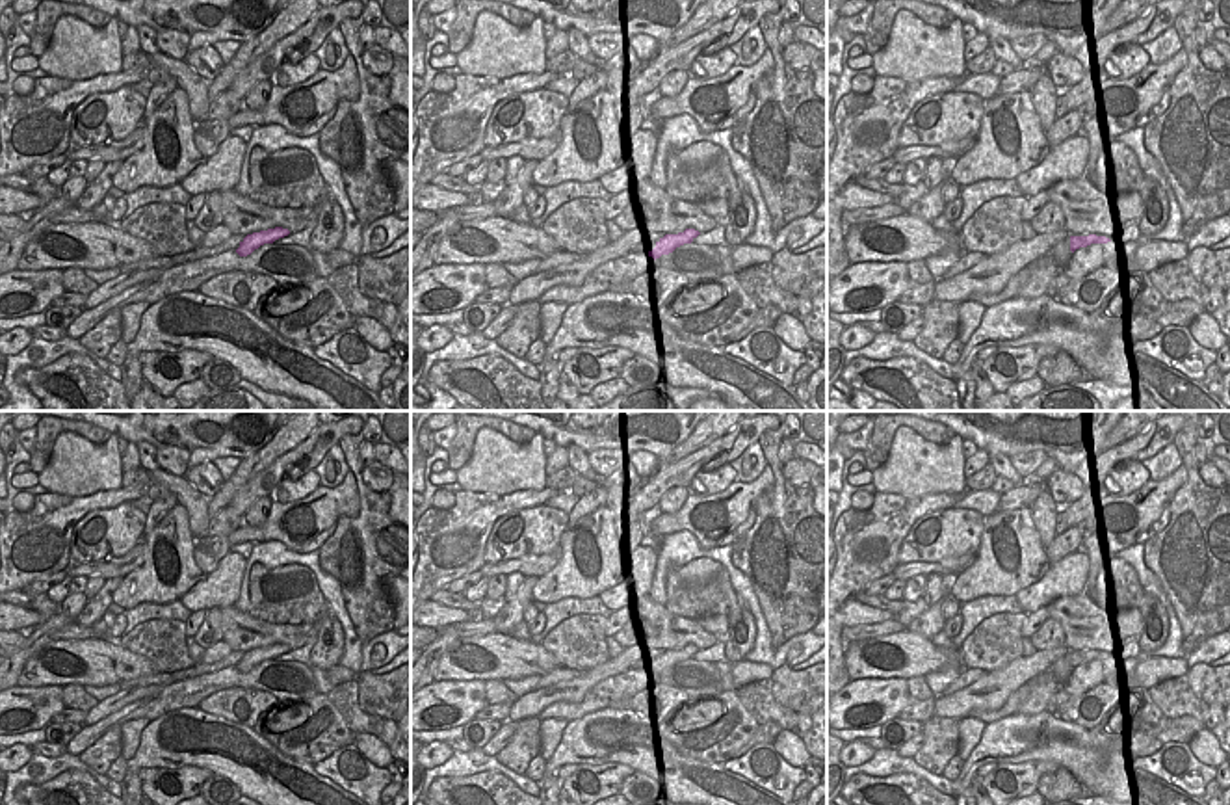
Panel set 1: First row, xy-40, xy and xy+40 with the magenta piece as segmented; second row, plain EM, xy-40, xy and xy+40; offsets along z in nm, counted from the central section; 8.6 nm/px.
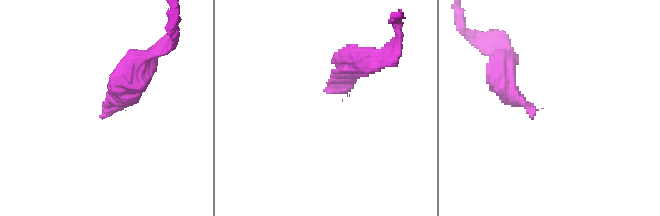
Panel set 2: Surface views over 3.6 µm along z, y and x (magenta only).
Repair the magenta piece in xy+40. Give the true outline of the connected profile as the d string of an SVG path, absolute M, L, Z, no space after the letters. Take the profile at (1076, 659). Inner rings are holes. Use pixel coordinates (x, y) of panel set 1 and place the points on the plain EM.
M1089 651L1089 653L1070 653L1070 675L1066 679L1065 684L1061 684L1061 688L1074 695L1081 690L1085 690L1087 686L1104 682L1104 662L1111 658L1106 653L1096 653L1096 651Z

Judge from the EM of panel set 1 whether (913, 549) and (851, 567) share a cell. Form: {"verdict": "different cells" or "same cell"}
{"verdict": "different cells"}

